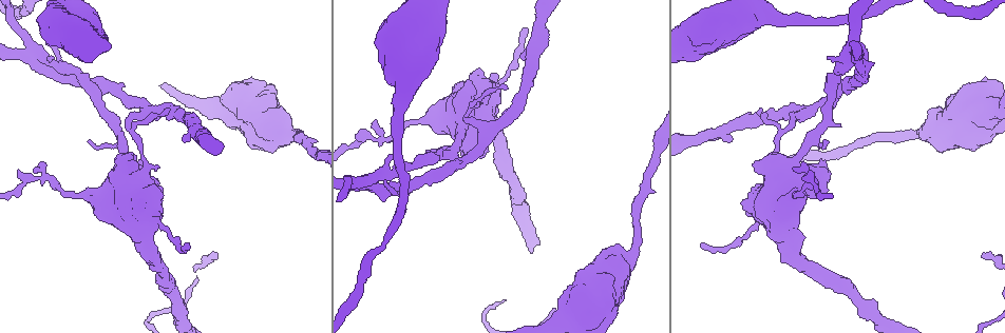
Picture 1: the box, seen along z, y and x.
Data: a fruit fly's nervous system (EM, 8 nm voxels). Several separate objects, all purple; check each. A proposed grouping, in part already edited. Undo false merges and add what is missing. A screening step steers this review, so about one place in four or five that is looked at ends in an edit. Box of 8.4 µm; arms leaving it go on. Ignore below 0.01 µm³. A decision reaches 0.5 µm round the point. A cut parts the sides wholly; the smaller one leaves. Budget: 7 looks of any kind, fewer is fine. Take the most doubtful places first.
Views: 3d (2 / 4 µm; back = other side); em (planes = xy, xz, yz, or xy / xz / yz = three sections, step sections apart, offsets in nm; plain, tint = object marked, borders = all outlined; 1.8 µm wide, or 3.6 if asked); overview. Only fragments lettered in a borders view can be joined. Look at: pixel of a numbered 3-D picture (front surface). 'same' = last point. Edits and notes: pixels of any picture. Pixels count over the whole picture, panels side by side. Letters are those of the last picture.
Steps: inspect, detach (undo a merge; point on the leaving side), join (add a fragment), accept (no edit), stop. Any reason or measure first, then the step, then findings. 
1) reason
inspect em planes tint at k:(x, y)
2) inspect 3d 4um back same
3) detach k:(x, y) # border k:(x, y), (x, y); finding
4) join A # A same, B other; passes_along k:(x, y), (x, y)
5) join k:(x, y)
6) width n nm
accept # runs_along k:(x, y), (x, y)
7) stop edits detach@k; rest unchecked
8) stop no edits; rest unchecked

two arms in line, one across
inspect em planes tint at 1:(375, 178)

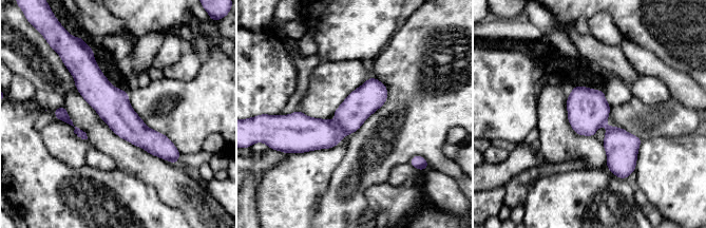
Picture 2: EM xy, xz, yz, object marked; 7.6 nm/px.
inspect em planes borders same

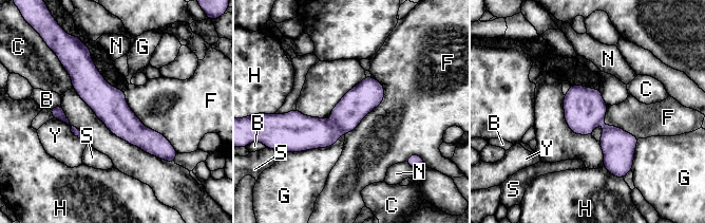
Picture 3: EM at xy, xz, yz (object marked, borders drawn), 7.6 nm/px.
detach 3:(303, 132) # B other, C other, F other, G other, H other, N other, S other, Y other; border 3:(328, 122), (340, 134); a second neuron is stuck on

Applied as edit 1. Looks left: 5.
inspect overview

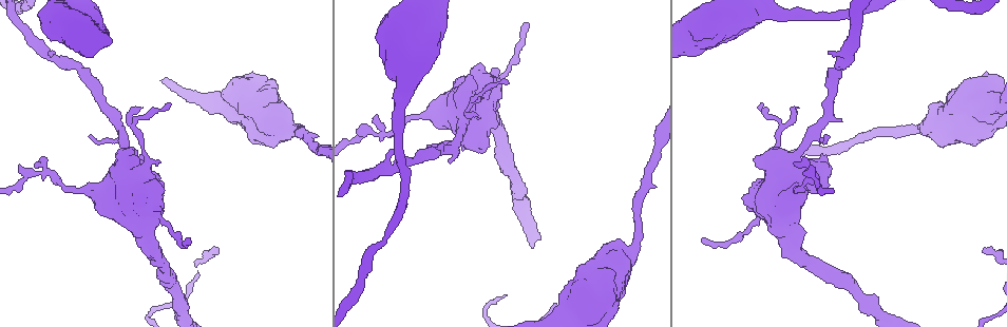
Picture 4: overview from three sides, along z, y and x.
thick turns thin
inspect em yz step 16 tint at 4:(461, 129)

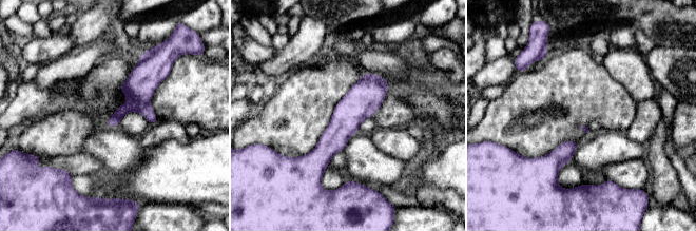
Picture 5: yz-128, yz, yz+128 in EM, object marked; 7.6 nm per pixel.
inspect em planes tint same

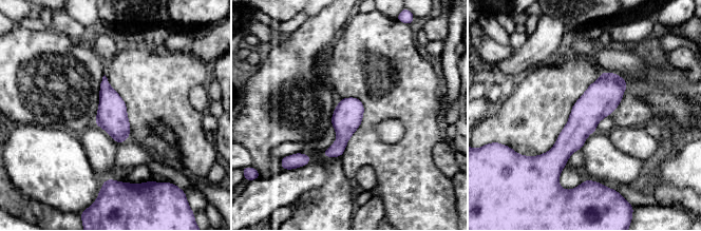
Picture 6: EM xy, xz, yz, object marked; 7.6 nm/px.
inspect em planes borders same

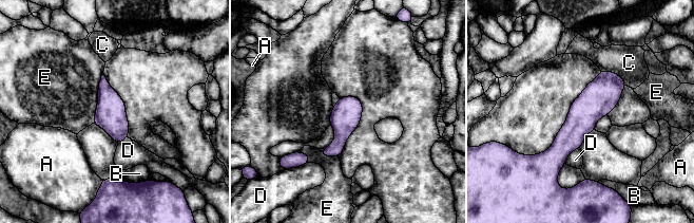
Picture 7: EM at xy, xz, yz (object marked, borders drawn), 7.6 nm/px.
longest_contact E 380 nm
accept # A other, B other, C other, D other, E other; border 7:(103, 74), (93, 123); one neuron here

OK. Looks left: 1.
stops while still wide
inspect em 3.6um planes borders at 4:(788, 209)

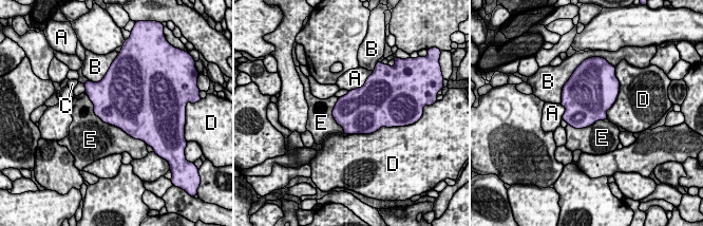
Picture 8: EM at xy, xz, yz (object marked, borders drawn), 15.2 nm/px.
accept # A other, B other, C other, D other, E other; border 8:(86, 94), (103, 121), (141, 140); none of them fits

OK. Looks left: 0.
stop edits detach@3; rest unchecked

